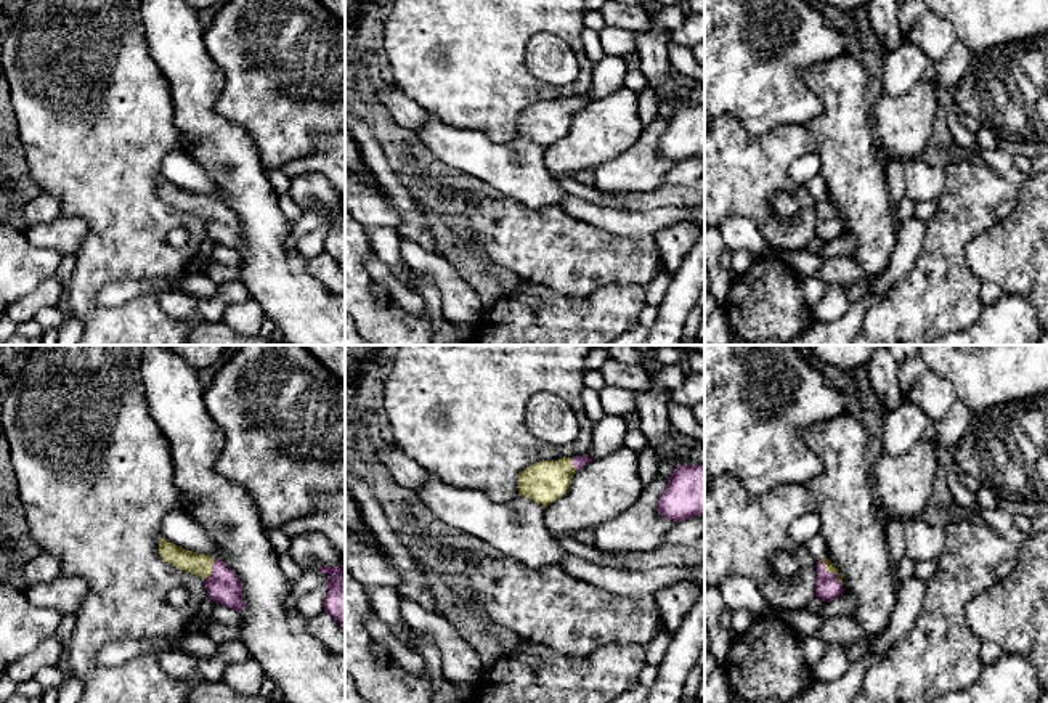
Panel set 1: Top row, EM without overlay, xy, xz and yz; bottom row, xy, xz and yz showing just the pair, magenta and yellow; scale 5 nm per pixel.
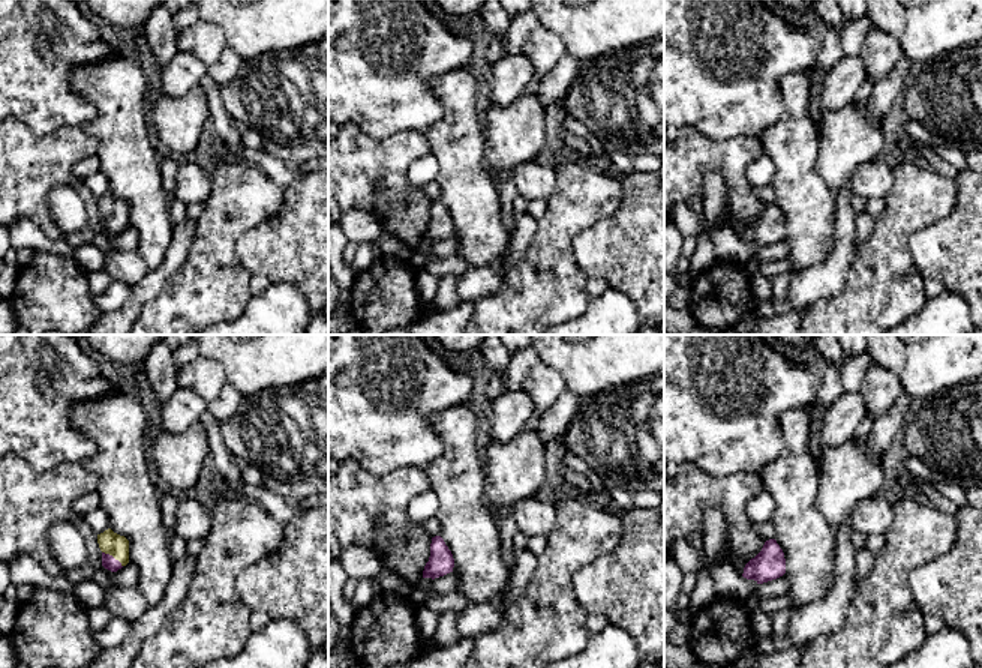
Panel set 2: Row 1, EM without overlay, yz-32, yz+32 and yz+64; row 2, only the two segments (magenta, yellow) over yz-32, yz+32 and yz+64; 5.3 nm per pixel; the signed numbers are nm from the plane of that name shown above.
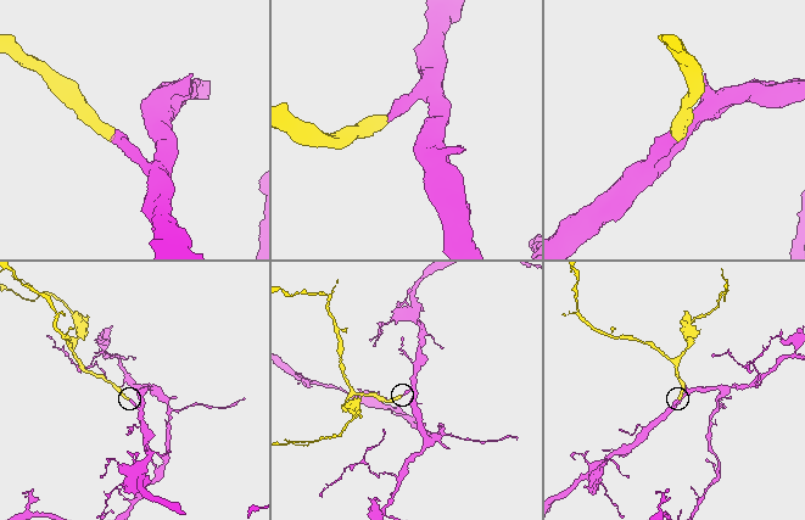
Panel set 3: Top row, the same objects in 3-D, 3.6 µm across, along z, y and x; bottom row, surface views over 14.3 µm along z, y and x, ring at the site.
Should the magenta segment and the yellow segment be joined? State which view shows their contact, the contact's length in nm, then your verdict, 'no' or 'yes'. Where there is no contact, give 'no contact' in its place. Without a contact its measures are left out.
yz | 170 nm | yes

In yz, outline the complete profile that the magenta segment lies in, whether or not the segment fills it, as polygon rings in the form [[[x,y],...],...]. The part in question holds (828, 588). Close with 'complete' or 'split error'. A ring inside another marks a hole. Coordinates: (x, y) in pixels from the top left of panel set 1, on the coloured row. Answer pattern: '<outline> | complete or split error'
[[[827,557],[818,560],[815,597],[831,602],[843,594],[843,576],[838,573],[838,568]]] | split error

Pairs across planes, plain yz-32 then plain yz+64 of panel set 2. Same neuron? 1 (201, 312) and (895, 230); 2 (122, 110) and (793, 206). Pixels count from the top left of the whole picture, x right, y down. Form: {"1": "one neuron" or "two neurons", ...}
{"1": "one neuron", "2": "one neuron"}

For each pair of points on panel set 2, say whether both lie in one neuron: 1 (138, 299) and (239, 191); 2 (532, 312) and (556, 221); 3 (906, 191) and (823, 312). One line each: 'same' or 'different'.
1: same
2: same
3: same

